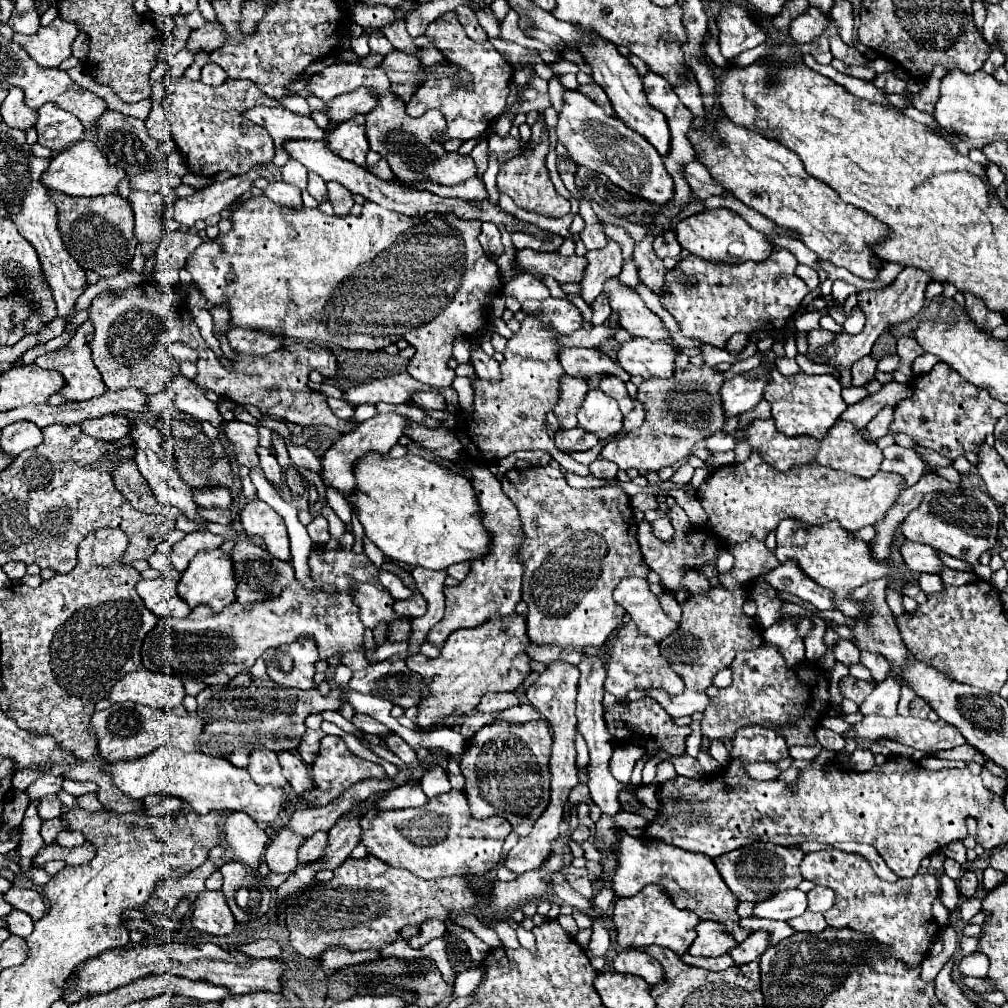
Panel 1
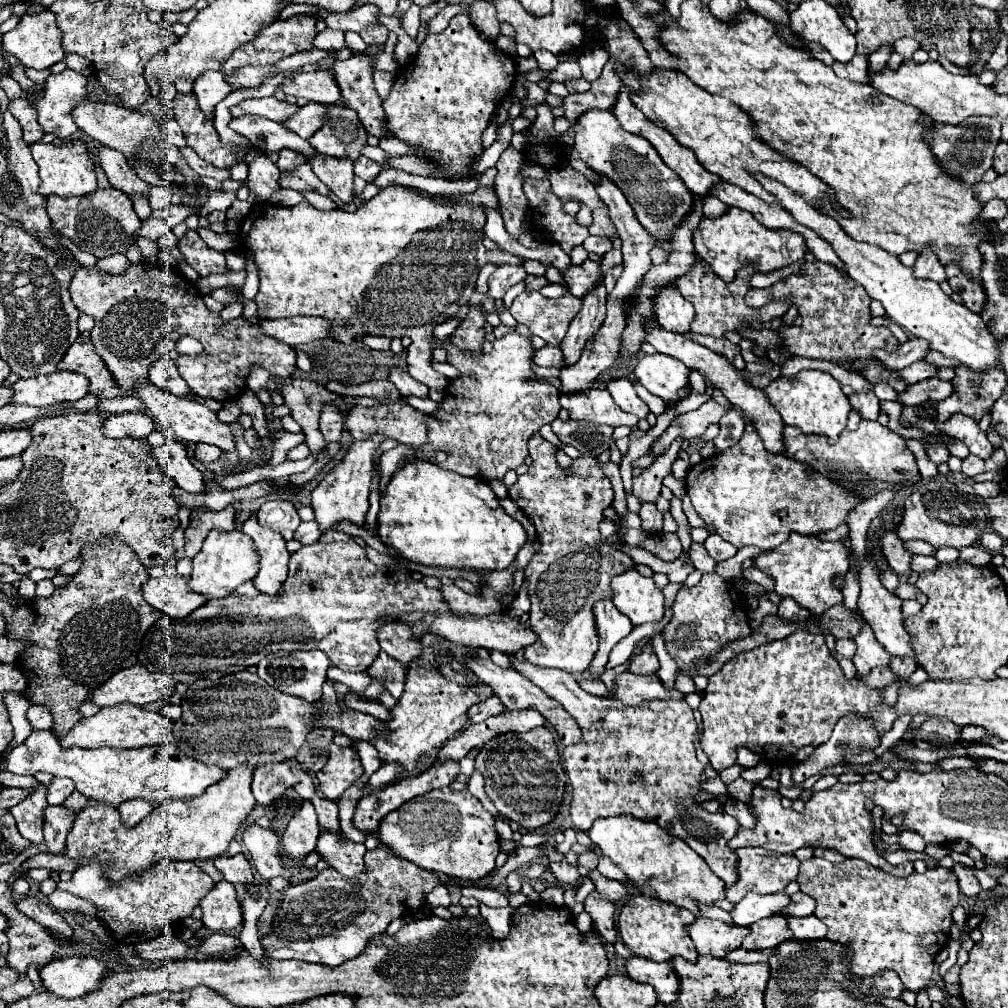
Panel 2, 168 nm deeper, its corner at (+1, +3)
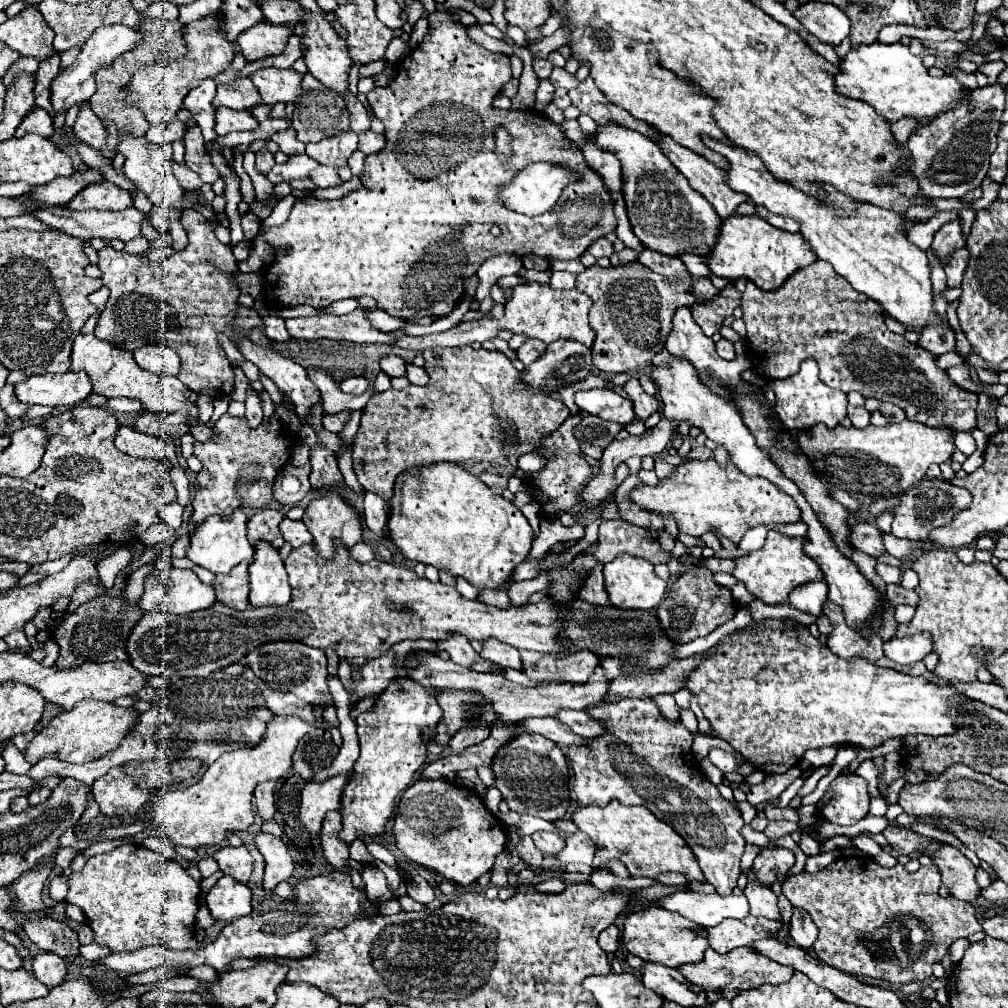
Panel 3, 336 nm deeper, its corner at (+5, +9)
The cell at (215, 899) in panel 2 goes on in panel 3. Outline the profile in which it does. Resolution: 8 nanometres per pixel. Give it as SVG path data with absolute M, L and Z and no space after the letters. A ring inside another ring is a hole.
M222 876L206 894L210 916L222 922L232 922L236 918L248 916L252 912L250 900L250 888L246 884L240 884L232 876Z

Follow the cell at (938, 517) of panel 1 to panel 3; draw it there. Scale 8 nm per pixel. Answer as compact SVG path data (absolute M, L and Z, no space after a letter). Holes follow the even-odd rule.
M924 478L920 480L920 484L908 488L908 492L900 496L900 504L894 510L892 534L898 538L910 538L916 542L928 540L928 532L932 532L932 528L950 524L956 518L956 514L968 508L970 502L972 502L972 494L966 488L952 486L948 480L942 480L942 478L936 478L936 480Z

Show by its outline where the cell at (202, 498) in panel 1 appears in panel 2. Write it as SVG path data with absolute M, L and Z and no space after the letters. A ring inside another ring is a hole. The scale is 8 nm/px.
M166 440L164 446L150 448L152 458L156 458L158 466L170 474L176 484L186 492L204 492L204 478L202 474L192 466L188 452L184 450L182 442L178 440Z

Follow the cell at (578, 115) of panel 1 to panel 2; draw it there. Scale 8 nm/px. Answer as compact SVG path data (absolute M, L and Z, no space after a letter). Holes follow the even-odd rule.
M590 110L584 114L584 118L578 118L574 130L574 148L578 150L580 158L594 172L608 174L608 178L612 178L612 182L624 190L624 196L634 208L638 222L652 238L658 242L668 242L672 238L672 230L684 222L684 216L692 212L694 204L694 196L684 186L684 182L680 182L680 176L660 162L654 146L650 146L644 138L626 132L608 110Z

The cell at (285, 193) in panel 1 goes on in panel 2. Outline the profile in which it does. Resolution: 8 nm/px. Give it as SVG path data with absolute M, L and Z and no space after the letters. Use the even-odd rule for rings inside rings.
M258 154L250 164L250 174L248 174L248 188L260 198L260 200L268 200L272 196L272 192L280 190L278 186L278 178L280 178L280 170L278 166L264 154Z

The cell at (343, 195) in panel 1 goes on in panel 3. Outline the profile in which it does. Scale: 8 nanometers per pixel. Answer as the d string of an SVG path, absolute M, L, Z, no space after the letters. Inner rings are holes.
M346 132L340 136L324 138L318 144L308 144L306 154L318 164L332 166L338 170L348 166L348 156L356 150L356 146L358 146L358 136L354 132Z

